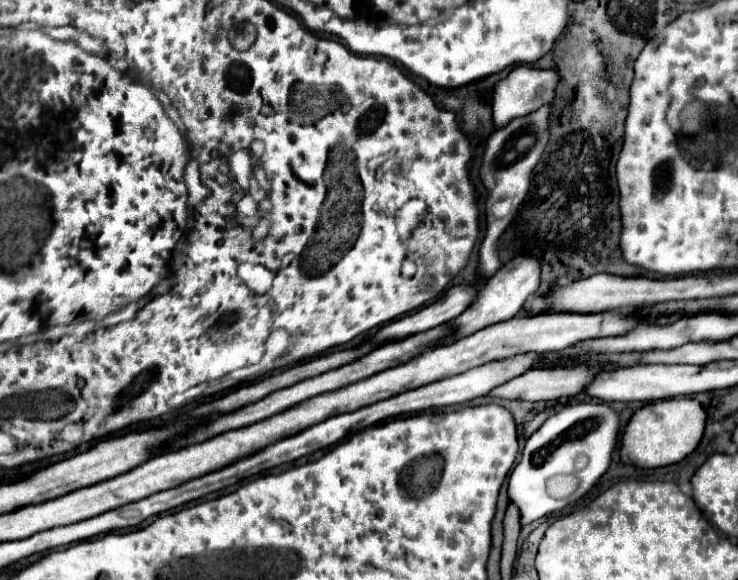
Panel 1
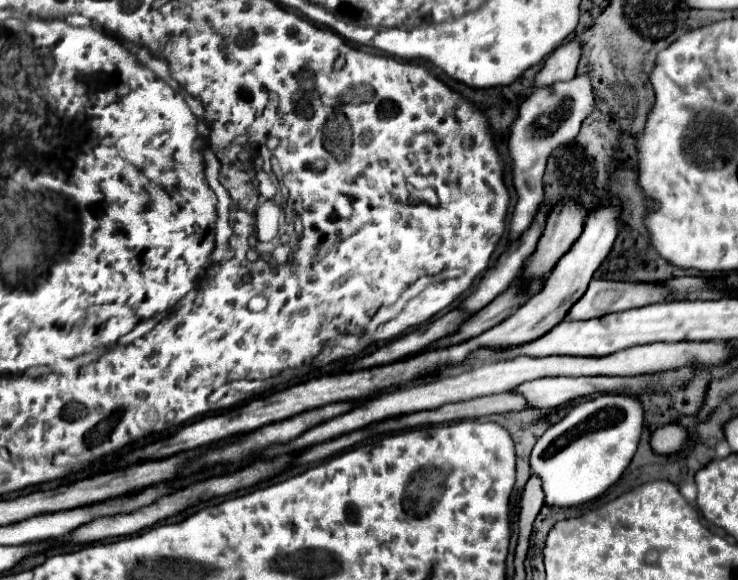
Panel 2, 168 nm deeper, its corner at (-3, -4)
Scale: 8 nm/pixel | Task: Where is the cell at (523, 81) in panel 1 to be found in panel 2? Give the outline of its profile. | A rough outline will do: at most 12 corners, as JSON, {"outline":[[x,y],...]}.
{"outline":[[564,42],[548,56],[532,90],[576,76],[582,46]]}

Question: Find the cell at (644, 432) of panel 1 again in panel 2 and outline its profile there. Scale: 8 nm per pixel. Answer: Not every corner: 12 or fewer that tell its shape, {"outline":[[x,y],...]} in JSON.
{"outline":[[678,424],[658,428],[650,446],[658,454],[678,452],[686,430]]}

